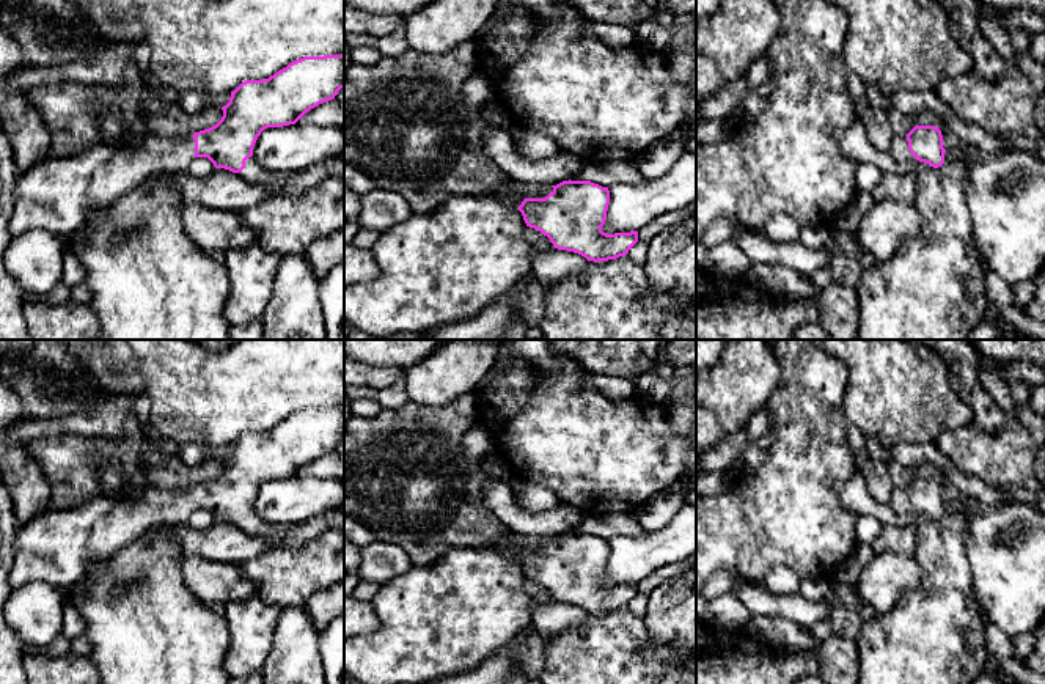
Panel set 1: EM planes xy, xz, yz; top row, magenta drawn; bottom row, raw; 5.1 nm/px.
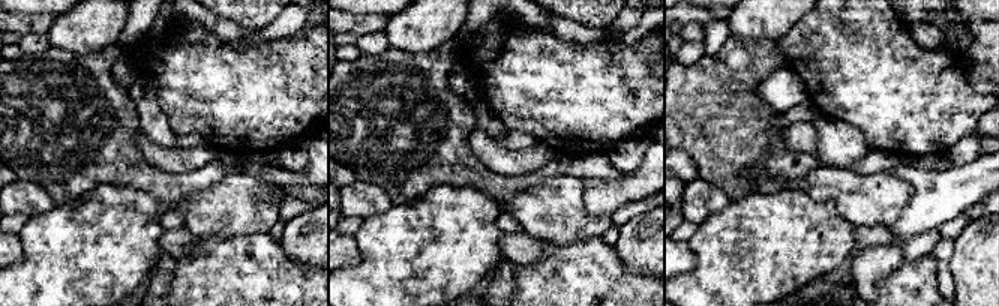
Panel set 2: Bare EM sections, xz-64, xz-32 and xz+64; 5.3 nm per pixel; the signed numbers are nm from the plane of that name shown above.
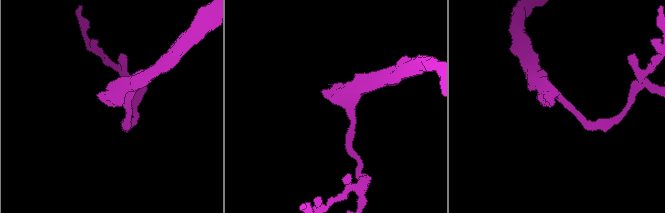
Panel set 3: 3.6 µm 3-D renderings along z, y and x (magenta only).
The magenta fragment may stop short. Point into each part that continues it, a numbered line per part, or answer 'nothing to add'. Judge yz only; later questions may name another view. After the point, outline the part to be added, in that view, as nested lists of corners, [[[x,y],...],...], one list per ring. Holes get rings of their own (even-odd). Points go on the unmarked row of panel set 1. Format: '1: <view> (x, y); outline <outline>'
1: yz (899, 503); outline [[[894,487],[888,506],[896,514],[910,514],[915,508],[908,503],[907,487]]]

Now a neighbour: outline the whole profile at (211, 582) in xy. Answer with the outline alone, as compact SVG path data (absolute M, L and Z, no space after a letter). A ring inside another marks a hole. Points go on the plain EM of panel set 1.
M185 557L182 561L185 587L203 604L245 601L256 594L256 585L239 564Z

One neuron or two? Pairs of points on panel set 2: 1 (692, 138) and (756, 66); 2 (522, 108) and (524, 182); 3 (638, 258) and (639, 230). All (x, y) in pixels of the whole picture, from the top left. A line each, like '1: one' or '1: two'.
1: one
2: two
3: one

